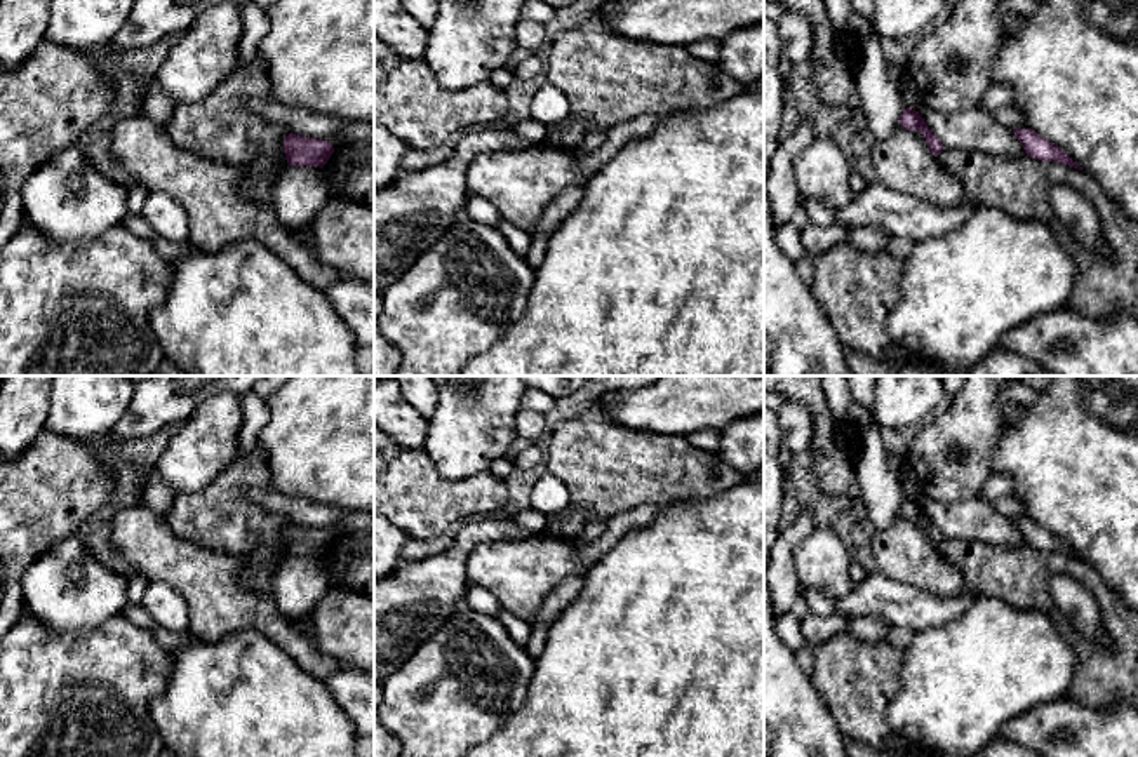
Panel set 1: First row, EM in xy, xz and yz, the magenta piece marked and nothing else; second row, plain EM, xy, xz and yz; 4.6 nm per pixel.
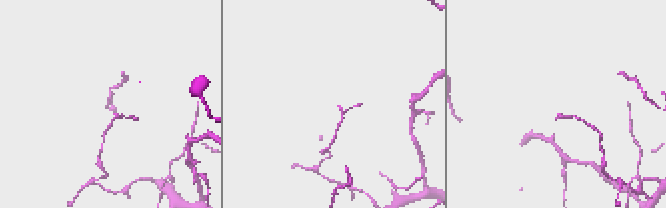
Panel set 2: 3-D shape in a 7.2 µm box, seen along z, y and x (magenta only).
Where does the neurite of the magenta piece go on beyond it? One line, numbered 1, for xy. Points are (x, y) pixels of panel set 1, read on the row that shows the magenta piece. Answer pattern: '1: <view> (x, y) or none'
1: none

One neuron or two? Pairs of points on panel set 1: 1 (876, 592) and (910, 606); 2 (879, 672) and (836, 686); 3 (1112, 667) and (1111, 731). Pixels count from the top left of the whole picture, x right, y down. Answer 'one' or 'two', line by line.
1: one
2: one
3: two

